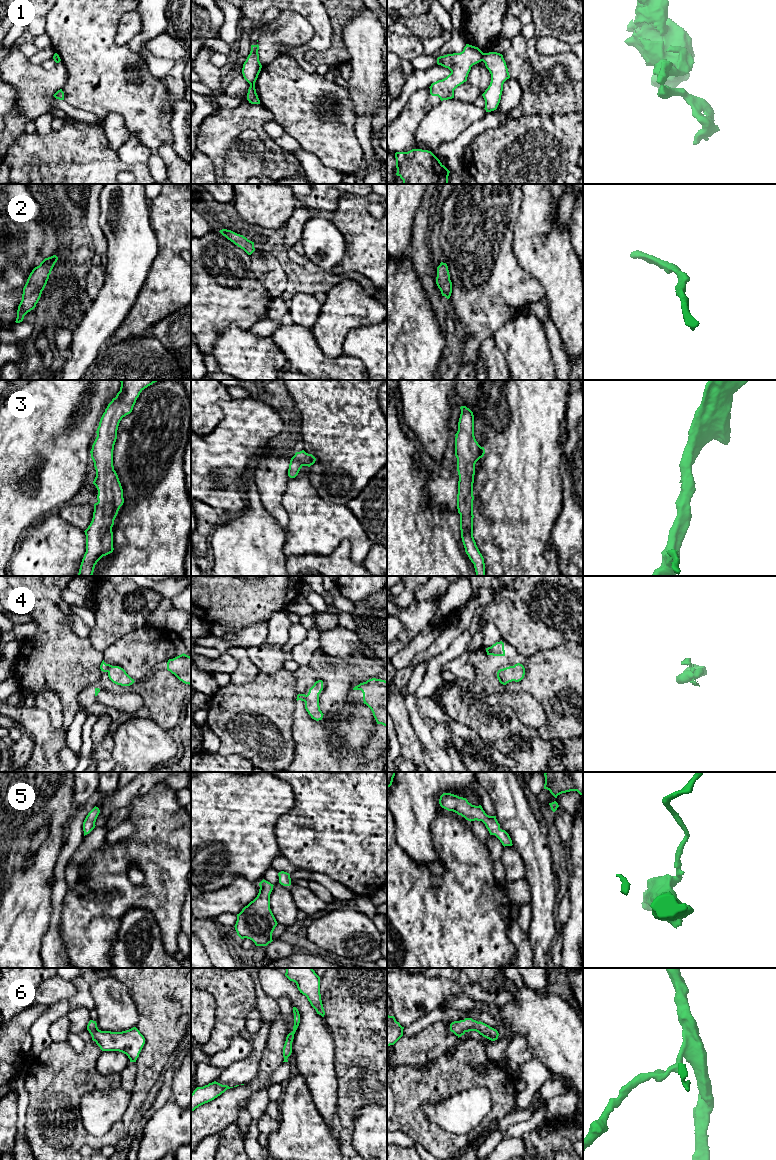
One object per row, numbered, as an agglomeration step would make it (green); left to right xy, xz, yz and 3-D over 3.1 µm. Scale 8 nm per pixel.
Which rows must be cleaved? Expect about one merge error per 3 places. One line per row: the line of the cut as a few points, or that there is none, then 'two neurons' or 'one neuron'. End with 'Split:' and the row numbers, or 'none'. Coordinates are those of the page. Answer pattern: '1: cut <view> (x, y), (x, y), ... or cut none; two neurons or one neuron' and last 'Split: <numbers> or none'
1: cut yz (484, 53), (481, 60); two neurons
2: cut none; one neuron
3: cut none; one neuron
4: cut xz (307, 695), (305, 703); two neurons
5: cut none; one neuron
6: cut none; one neuron
Split: 1, 4

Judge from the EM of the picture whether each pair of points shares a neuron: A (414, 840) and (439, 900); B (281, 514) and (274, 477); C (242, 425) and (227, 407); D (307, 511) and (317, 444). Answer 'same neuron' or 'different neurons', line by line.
A: different neurons
B: same neuron
C: same neuron
D: different neurons

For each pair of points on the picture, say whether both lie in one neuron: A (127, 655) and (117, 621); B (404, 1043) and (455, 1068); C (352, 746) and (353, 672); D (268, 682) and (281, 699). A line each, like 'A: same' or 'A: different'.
A: different
B: different
C: same
D: same

